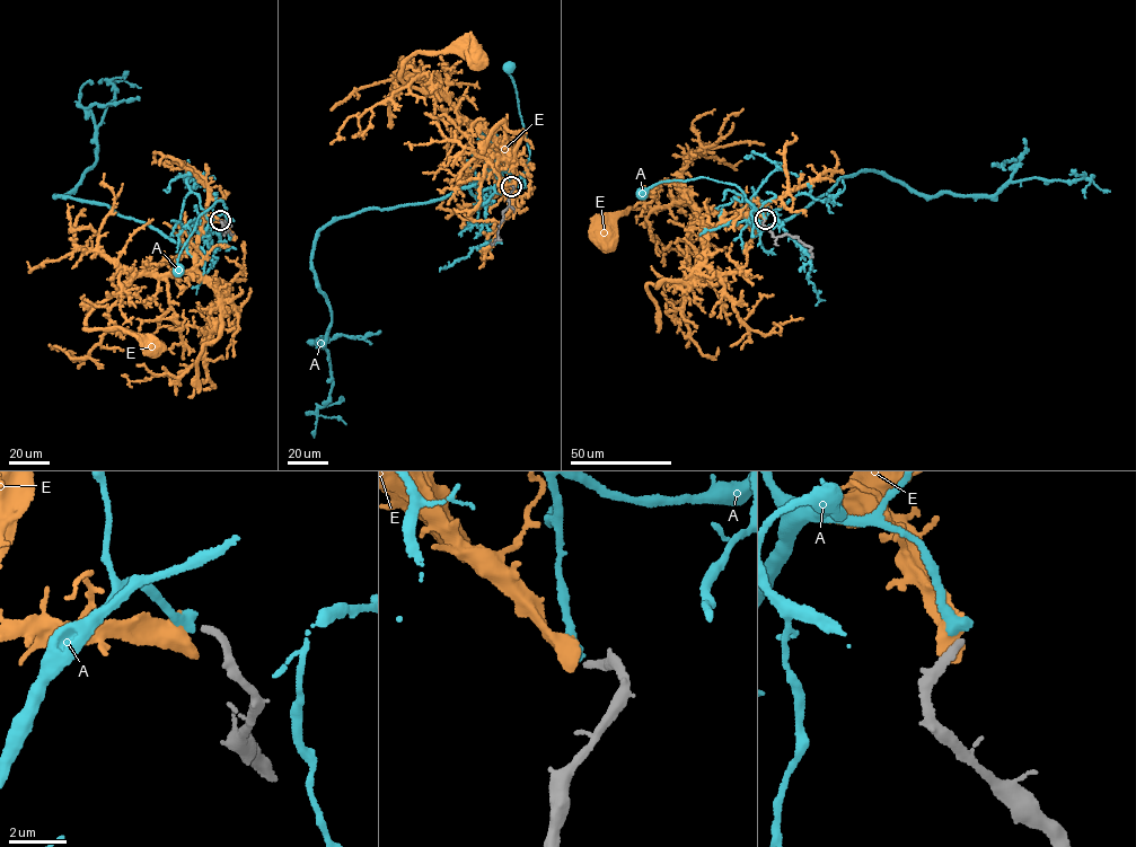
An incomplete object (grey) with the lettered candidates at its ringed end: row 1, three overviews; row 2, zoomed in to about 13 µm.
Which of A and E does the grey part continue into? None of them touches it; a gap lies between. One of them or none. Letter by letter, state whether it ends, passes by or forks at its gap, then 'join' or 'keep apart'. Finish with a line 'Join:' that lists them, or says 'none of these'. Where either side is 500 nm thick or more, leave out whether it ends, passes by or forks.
A: it ends | join
E: keep apart
Join: A

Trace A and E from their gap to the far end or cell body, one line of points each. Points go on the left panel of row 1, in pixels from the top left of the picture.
A: (219, 220), (213, 219), (227, 209), (223, 201), (217, 201), (197, 219), (179, 254), (177, 270)
E: (219, 220), (202, 225), (191, 268), (137, 276), (103, 300), (84, 328), (130, 331), (150, 341)

